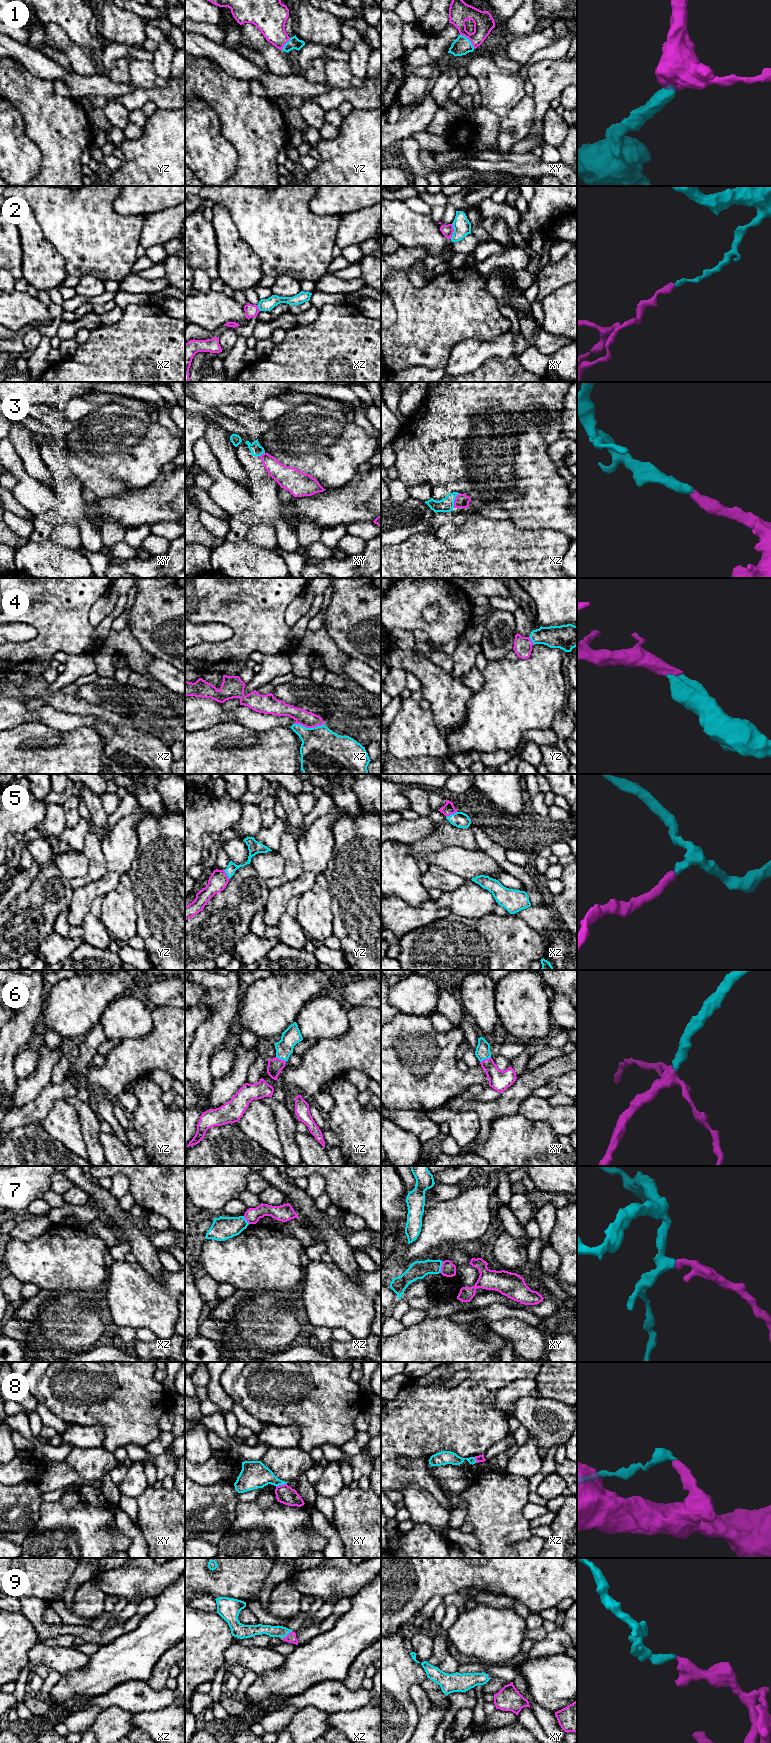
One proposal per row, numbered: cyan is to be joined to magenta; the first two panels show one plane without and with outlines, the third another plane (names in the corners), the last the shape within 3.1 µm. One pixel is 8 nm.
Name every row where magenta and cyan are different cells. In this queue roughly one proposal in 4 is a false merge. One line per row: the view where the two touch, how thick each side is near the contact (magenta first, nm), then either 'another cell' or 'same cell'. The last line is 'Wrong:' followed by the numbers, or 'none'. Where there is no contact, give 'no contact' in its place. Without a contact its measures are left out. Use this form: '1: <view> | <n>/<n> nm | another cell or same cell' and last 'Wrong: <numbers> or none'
1: xy | 170/140 nm | same cell
2: xy | 100/140 nm | another cell
3: xz | 110/110 nm | same cell
4: xz | 130/380 nm | same cell
5: xz | 90/130 nm | same cell
6: xy | 170/120 nm | same cell
7: xy | 120/140 nm | another cell
8: xy | 150/220 nm | another cell
9: xz | 80/100 nm | same cell
Wrong: 2, 7, 8

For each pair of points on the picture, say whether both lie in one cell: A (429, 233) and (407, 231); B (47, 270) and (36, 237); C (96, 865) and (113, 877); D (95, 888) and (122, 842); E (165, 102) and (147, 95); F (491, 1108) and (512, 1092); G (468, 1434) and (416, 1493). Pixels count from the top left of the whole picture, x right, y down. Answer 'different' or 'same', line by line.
A: same
B: same
C: different
D: same
E: same
F: same
G: different

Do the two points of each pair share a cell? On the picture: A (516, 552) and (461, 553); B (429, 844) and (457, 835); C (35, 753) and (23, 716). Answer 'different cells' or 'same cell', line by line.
A: same cell
B: same cell
C: different cells

